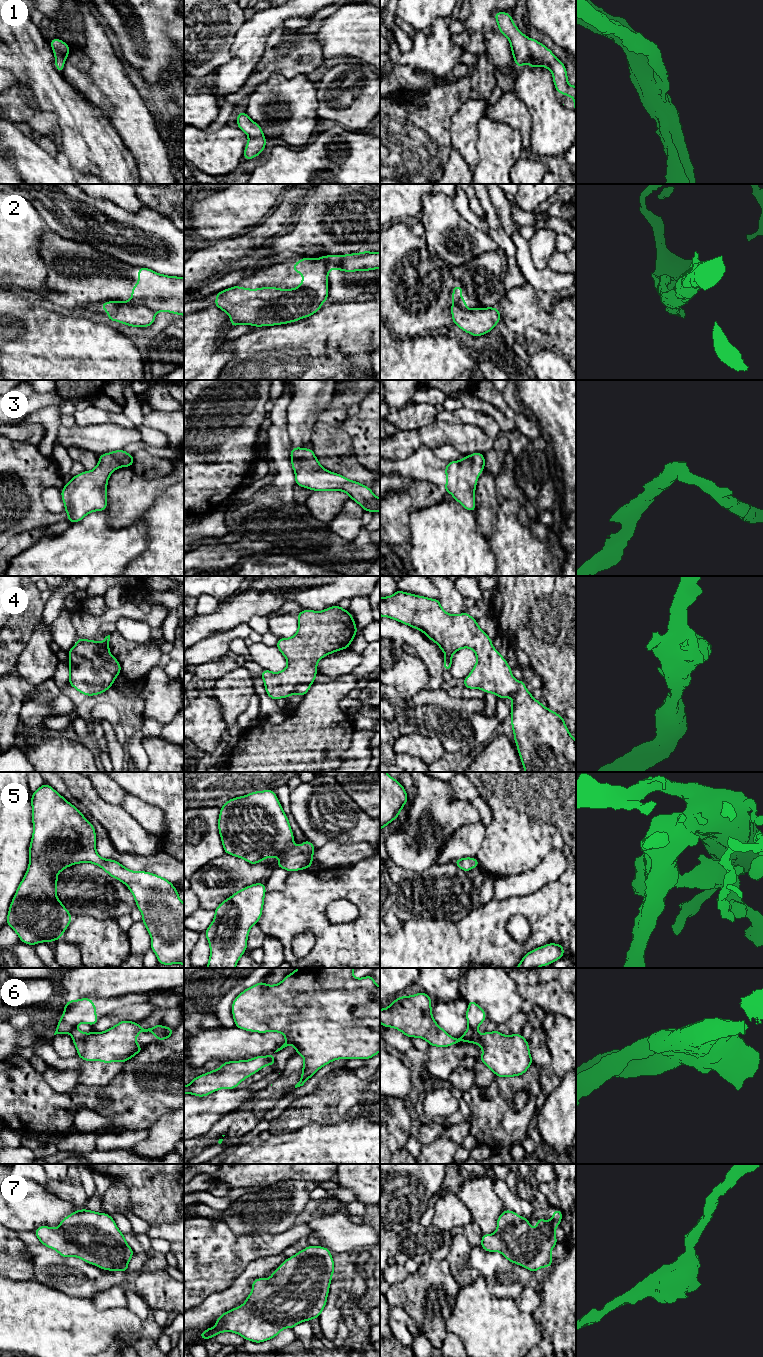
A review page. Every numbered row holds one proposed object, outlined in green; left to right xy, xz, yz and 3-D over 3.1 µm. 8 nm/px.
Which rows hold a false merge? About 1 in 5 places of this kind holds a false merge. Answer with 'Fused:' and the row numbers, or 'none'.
Fused: 2, 6

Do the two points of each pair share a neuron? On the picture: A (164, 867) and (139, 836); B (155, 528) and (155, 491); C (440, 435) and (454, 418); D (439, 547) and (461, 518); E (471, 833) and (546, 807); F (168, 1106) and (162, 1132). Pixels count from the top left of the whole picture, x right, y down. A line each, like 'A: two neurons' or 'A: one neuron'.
A: two neurons
B: two neurons
C: two neurons
D: one neuron
E: two neurons
F: two neurons

